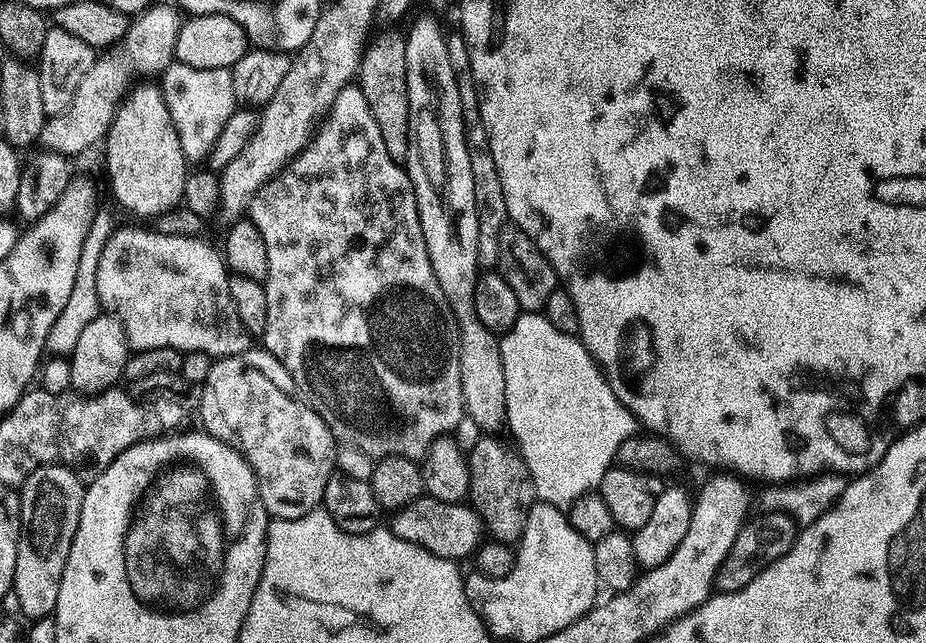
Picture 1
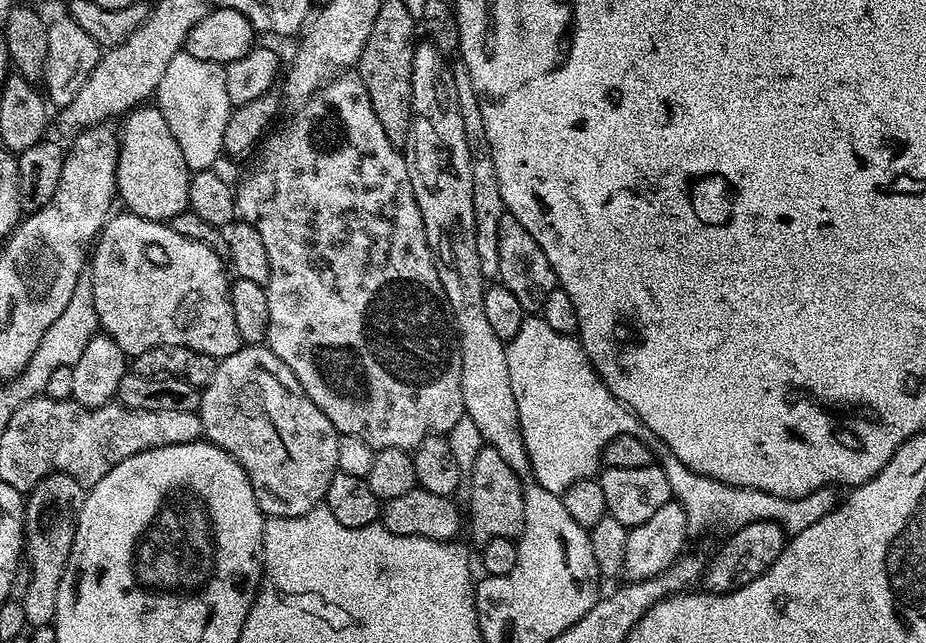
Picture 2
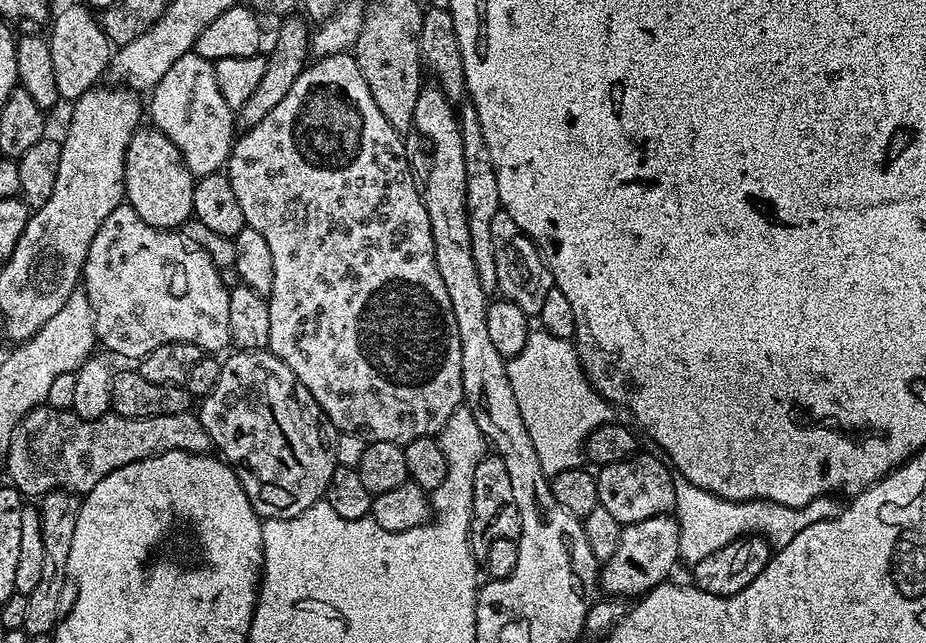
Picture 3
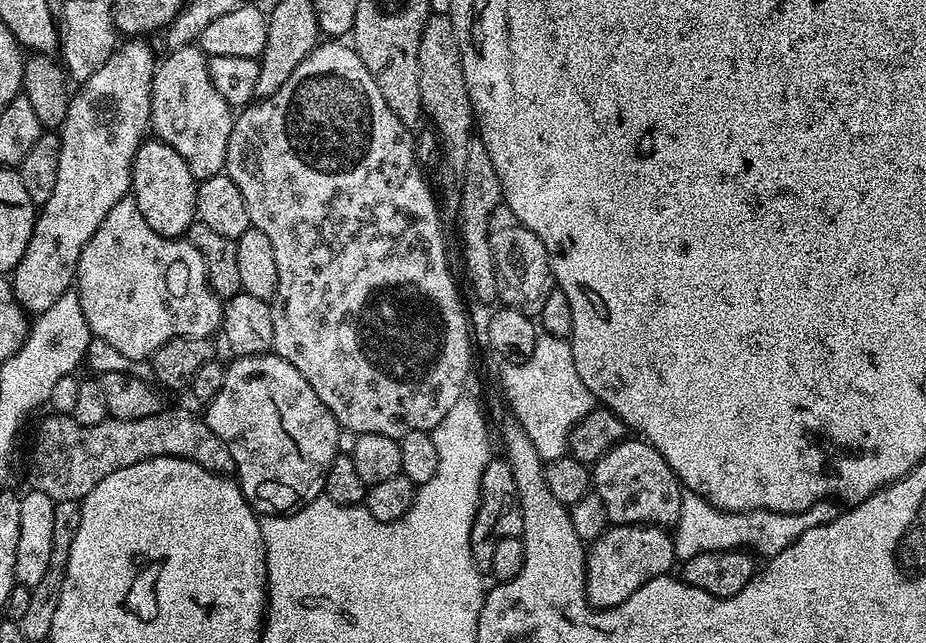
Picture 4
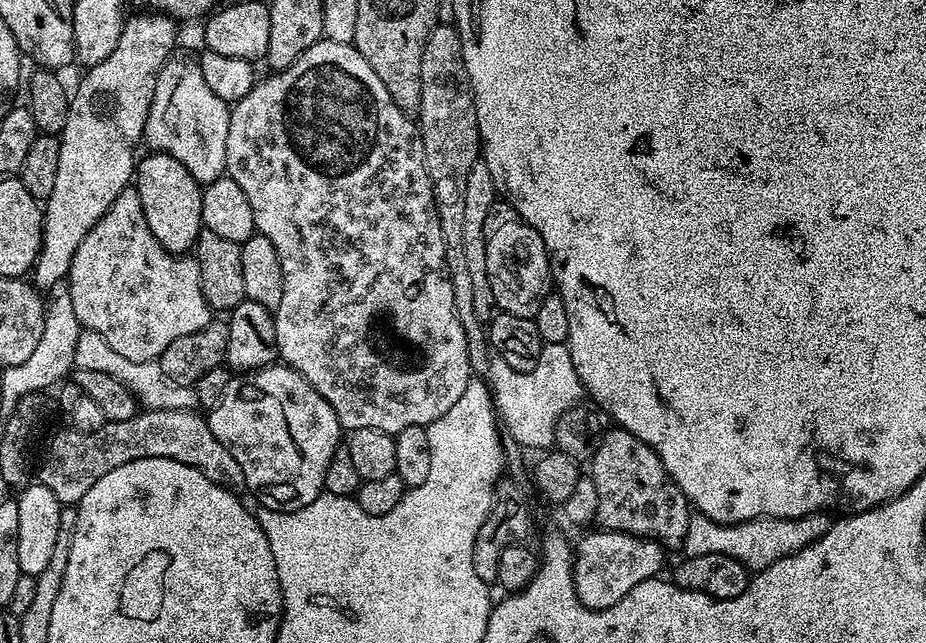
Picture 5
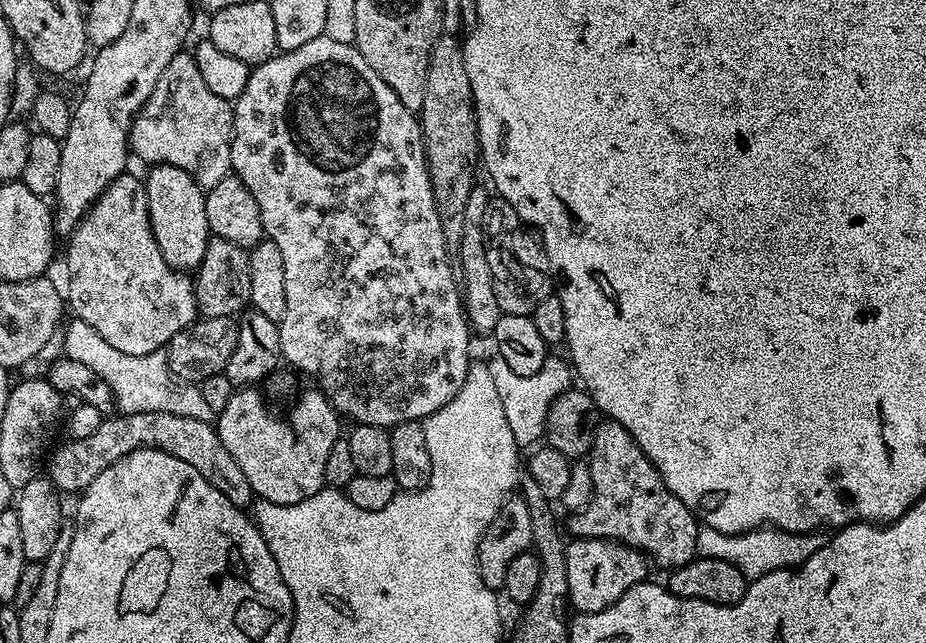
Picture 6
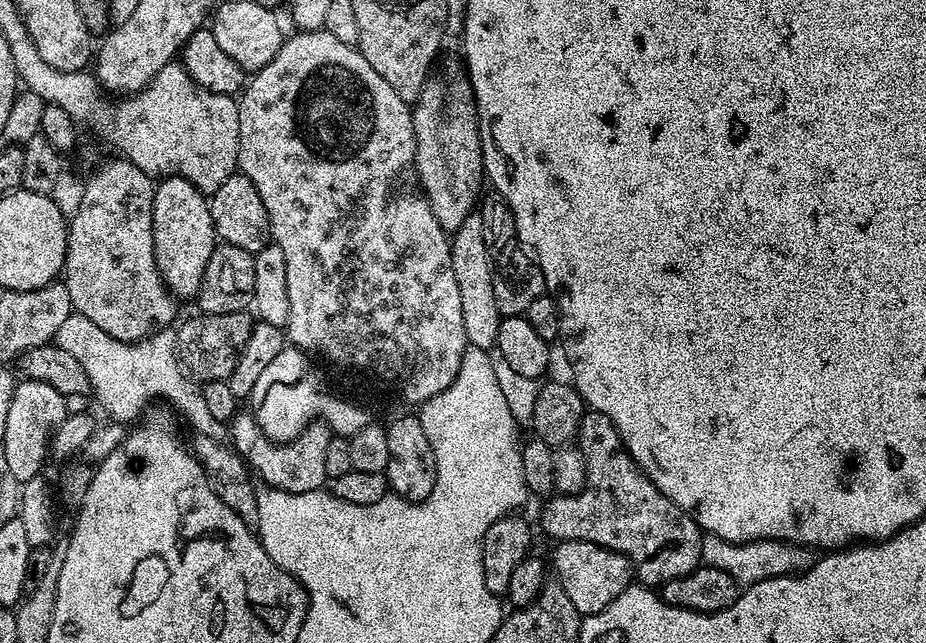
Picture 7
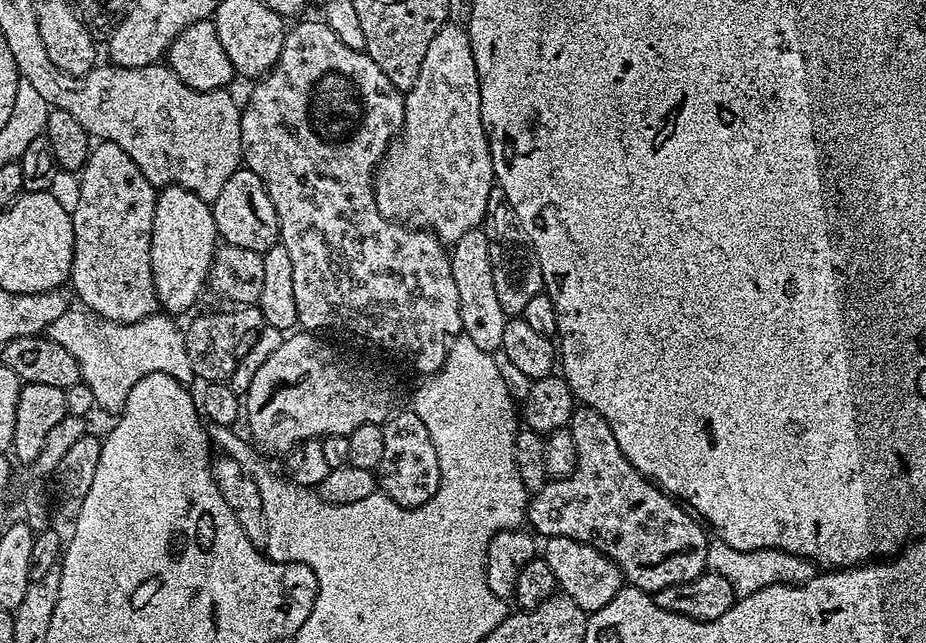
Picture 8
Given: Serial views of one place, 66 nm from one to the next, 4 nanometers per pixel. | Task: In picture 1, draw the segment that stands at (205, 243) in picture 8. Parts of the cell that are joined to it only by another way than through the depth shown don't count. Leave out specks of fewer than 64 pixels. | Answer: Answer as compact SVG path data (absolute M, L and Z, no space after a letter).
M144 82L129 91L124 103L116 111L114 122L108 127L108 135L102 144L103 148L112 192L116 195L117 202L126 211L133 212L136 216L157 218L183 201L190 161L182 154L182 142L178 142L178 130L174 130L174 122L170 119L170 110L166 110L164 95L160 93L155 83Z

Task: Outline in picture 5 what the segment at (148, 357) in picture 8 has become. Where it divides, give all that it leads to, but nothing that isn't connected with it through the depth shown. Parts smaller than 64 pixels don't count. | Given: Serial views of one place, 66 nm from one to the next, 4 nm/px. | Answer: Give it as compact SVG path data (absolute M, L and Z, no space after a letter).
M87 330L80 331L78 334L78 344L74 351L73 362L76 368L81 368L82 370L102 370L102 374L110 374L114 378L118 378L118 382L122 382L131 392L134 393L141 409L192 410L197 407L195 387L186 384L179 384L170 378L166 378L162 366L155 360L151 360L150 362L130 362L130 358L122 358L122 354L114 354L114 350L110 350L110 346L106 346L106 342L101 336L99 336L99 334L94 334Z

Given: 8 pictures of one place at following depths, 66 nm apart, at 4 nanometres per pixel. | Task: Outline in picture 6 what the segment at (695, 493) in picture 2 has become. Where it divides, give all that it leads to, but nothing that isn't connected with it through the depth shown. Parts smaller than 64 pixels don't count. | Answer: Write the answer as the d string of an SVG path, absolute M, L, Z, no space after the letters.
M771 526L751 528L749 532L738 534L722 534L713 528L701 527L696 533L696 550L699 555L706 558L722 558L722 562L730 562L730 566L738 566L738 570L742 570L742 574L749 582L762 578L766 574L774 574L774 570L798 567L824 543L826 543L826 536L820 530L787 532Z

